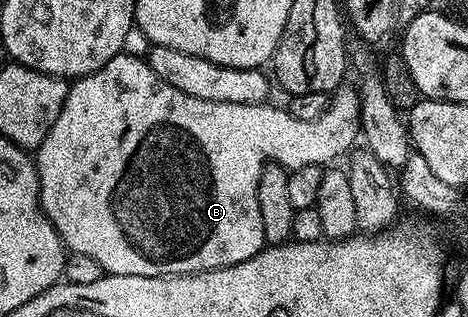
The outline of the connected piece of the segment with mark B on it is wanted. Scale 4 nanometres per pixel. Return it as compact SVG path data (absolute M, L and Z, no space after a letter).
M122 51L118 55L114 55L107 63L100 69L96 69L93 73L88 73L85 77L75 78L68 86L68 94L66 99L62 103L62 111L58 111L58 119L54 119L54 123L50 127L50 131L46 135L46 139L42 139L39 149L35 150L34 160L36 162L36 172L40 174L40 205L44 208L44 213L47 214L49 219L52 220L52 225L55 226L57 233L60 234L61 240L69 250L72 250L75 254L82 253L89 256L90 259L94 259L100 264L105 274L109 273L122 273L126 275L146 275L147 277L153 276L155 265L180 265L176 267L182 267L183 272L186 273L198 273L206 269L216 269L222 265L233 265L239 261L245 261L254 256L255 253L259 253L261 249L265 248L266 242L264 239L264 219L263 211L260 210L260 176L262 176L264 167L267 161L279 159L279 162L286 166L289 170L297 169L300 166L306 165L324 165L325 163L332 163L339 153L346 152L354 143L357 135L359 138L361 132L361 96L359 92L354 88L344 89L339 88L330 99L330 108L328 117L307 119L301 117L298 119L297 114L290 112L287 108L280 109L278 107L270 107L271 104L261 103L258 105L251 105L246 102L230 102L225 100L212 100L209 97L201 97L196 93L189 91L187 88L181 87L179 84L173 83L169 78L161 75L147 60L143 61L140 57L135 57L134 54L128 53L129 51Z

